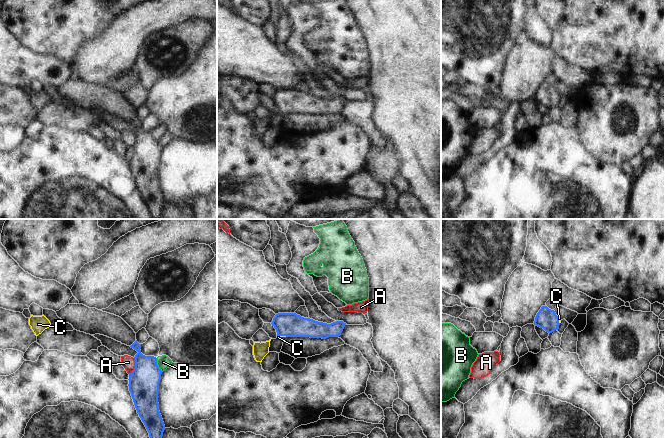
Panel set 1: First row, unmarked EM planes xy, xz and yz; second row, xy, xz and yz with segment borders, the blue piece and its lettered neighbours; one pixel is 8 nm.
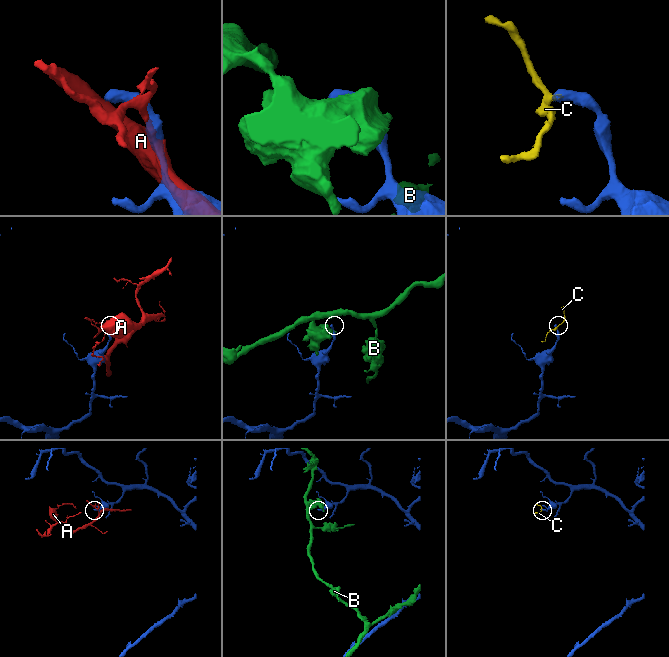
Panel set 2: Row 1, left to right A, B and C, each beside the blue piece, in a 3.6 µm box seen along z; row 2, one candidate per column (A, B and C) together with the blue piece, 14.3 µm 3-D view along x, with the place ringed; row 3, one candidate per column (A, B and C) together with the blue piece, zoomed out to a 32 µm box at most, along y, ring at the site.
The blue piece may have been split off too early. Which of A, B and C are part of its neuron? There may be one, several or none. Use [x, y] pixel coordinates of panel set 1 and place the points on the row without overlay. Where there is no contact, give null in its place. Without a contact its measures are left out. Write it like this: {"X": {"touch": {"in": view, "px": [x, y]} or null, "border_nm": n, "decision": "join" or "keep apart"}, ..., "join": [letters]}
{"A": {"touch": {"in": "xy", "px": [135, 142]}, "border_nm": 160, "decision": "keep apart"}, "B": {"touch": {"in": "xy", "px": [157, 141]}, "border_nm": 120, "decision": "keep apart"}, "C": {"touch": {"in": "xz", "px": [282, 111]}, "border_nm": 80, "decision": "join"}, "join": ["C"]}

